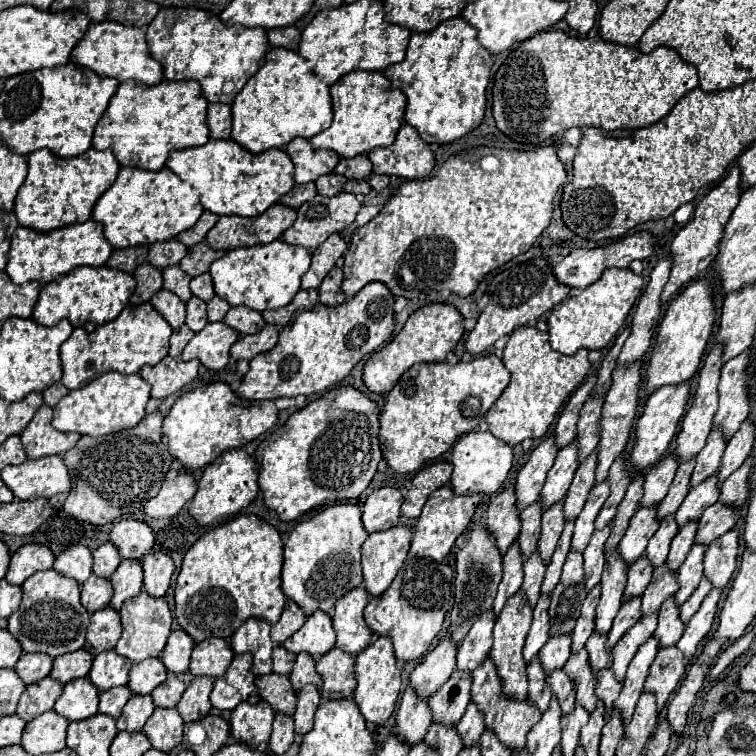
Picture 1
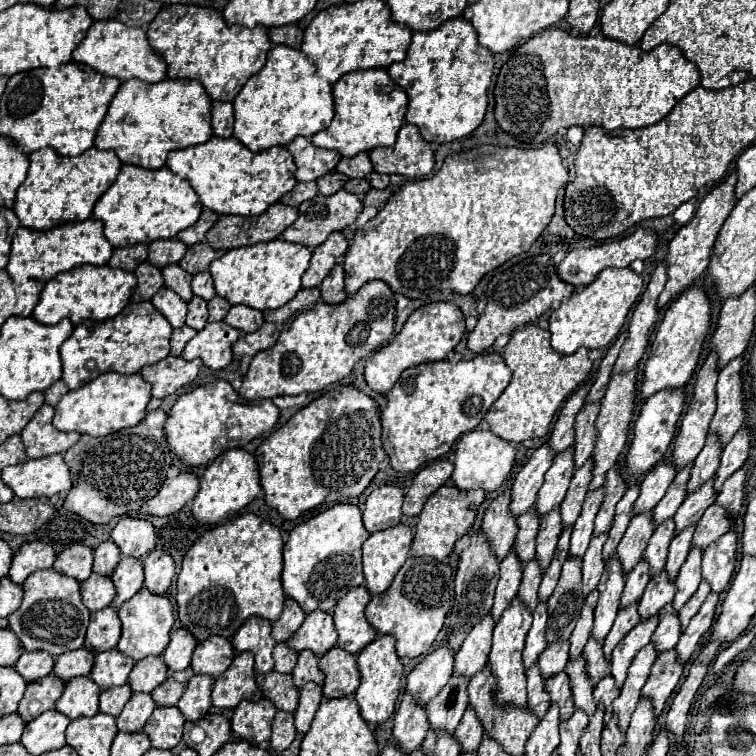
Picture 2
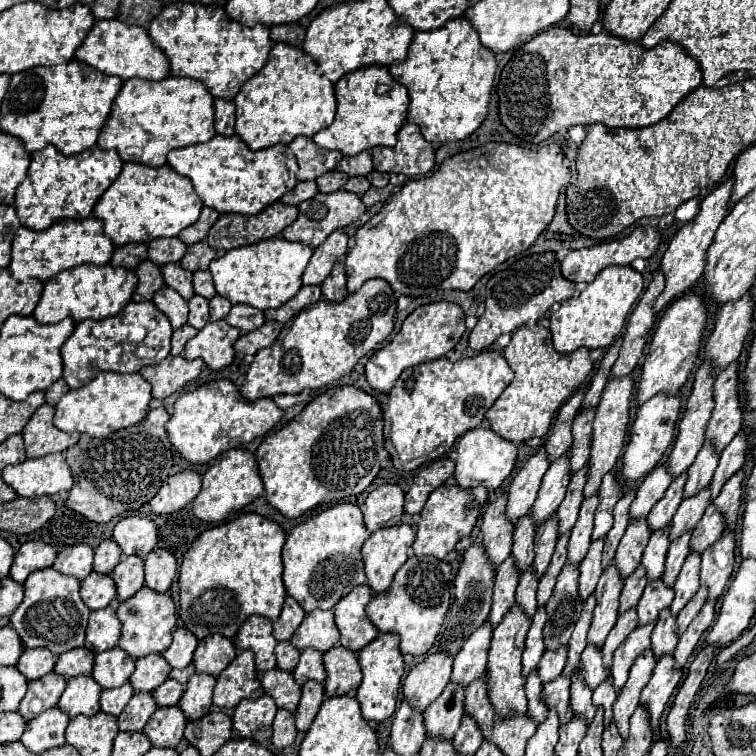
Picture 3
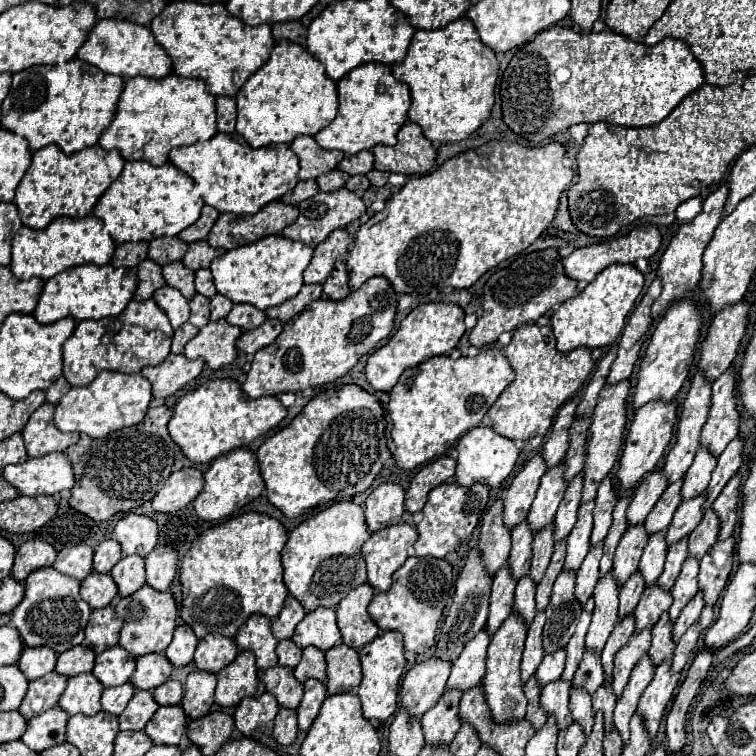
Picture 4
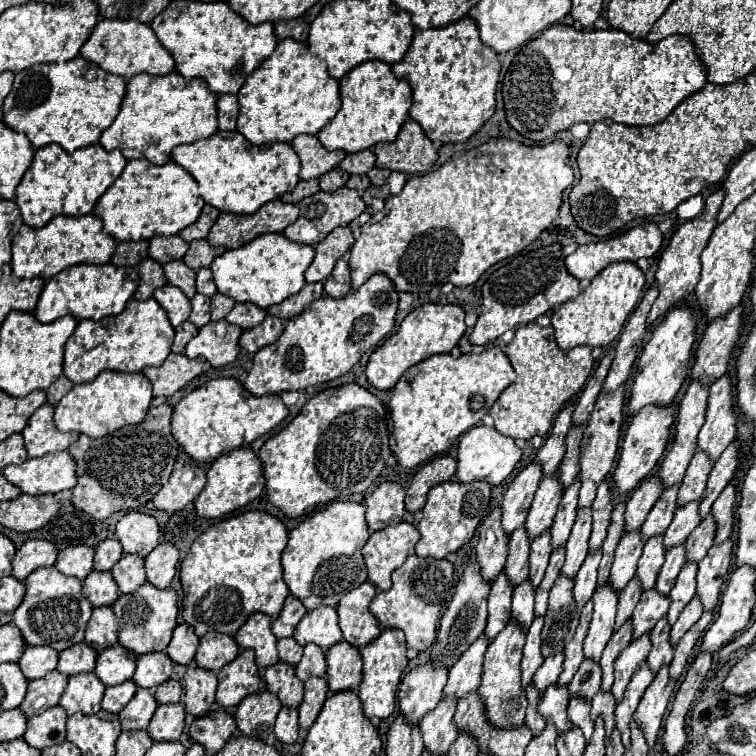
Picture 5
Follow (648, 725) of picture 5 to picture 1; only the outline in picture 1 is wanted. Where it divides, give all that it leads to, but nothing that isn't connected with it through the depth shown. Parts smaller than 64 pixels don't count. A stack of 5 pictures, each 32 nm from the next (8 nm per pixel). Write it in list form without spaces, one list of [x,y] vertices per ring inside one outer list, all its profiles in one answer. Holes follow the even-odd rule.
[[[676,644],[658,650],[658,654],[650,666],[646,684],[644,684],[644,690],[652,692],[656,696],[658,708],[664,708],[664,702],[668,700],[672,690],[678,686],[688,664],[690,664],[690,660],[684,660],[684,656],[680,656],[680,650],[676,648]]]

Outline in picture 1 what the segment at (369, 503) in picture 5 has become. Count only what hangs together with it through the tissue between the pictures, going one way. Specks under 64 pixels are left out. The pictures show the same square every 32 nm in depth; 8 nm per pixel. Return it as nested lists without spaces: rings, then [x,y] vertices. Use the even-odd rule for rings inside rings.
[[[378,488],[374,490],[362,506],[362,524],[368,534],[388,530],[400,522],[402,494],[398,488]]]

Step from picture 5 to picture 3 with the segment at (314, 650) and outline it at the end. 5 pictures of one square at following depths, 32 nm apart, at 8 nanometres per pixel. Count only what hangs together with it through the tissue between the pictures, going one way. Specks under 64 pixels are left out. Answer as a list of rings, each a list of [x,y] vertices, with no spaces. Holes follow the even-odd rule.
[[[312,648],[302,650],[300,662],[294,668],[292,676],[294,676],[296,684],[300,684],[300,686],[306,684],[308,680],[316,680],[316,682],[324,684],[326,672],[324,672],[324,666],[322,666],[322,654],[318,650],[312,650]]]

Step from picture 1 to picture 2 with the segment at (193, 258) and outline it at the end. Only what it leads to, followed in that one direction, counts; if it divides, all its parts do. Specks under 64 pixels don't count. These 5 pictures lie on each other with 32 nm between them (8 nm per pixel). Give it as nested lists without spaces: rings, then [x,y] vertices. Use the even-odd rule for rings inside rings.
[[[200,242],[188,248],[186,256],[180,260],[180,268],[184,268],[188,274],[198,274],[208,270],[210,262],[216,258],[218,258],[218,252],[212,250],[206,242]]]

